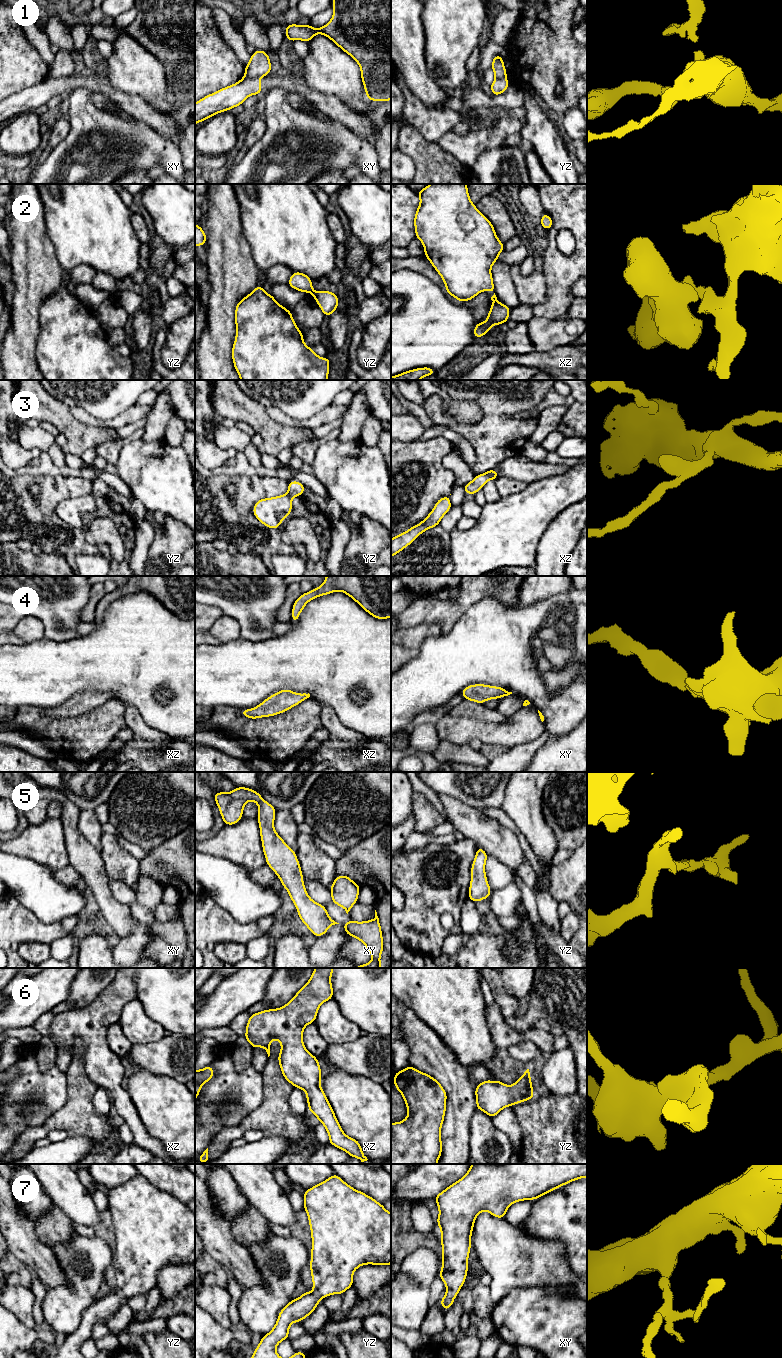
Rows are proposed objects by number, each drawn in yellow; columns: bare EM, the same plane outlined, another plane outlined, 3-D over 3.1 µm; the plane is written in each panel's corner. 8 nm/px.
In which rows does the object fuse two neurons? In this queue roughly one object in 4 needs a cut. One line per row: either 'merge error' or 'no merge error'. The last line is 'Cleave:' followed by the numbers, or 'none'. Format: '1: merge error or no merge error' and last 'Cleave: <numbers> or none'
1: merge error
2: merge error
3: no merge error
4: no merge error
5: no merge error
6: no merge error
7: no merge error
Cleave: 1, 2

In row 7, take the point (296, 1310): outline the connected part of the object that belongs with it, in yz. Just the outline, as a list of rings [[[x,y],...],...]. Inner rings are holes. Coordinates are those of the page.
[[[336,1174],[305,1190],[303,1198],[312,1238],[310,1270],[313,1291],[291,1300],[279,1312],[275,1326],[262,1337],[251,1358],[281,1358],[276,1347],[289,1338],[292,1323],[308,1317],[321,1299],[344,1294],[353,1286],[353,1273],[361,1265],[391,1264],[391,1213],[383,1204],[349,1186]]]

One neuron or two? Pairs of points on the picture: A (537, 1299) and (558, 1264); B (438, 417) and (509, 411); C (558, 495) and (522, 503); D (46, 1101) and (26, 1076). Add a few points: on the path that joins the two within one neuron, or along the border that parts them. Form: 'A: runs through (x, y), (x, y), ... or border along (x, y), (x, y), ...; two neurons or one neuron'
A: border along (522, 1287), (551, 1287), (563, 1295), (568, 1292); two neurons
B: runs through (456, 428), (462, 430), (492, 429); one neuron
C: runs through (549, 497), (539, 503), (531, 503); one neuron
D: runs through (40, 1095), (32, 1087), (31, 1082); one neuron

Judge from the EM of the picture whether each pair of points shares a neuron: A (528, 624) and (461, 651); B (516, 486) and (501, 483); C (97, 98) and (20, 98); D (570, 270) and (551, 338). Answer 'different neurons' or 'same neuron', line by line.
A: same neuron
B: same neuron
C: different neurons
D: different neurons

